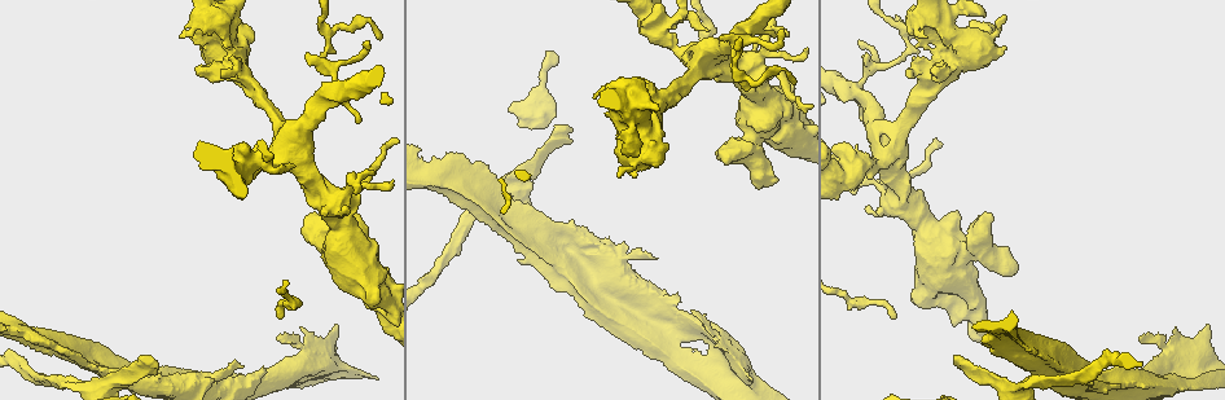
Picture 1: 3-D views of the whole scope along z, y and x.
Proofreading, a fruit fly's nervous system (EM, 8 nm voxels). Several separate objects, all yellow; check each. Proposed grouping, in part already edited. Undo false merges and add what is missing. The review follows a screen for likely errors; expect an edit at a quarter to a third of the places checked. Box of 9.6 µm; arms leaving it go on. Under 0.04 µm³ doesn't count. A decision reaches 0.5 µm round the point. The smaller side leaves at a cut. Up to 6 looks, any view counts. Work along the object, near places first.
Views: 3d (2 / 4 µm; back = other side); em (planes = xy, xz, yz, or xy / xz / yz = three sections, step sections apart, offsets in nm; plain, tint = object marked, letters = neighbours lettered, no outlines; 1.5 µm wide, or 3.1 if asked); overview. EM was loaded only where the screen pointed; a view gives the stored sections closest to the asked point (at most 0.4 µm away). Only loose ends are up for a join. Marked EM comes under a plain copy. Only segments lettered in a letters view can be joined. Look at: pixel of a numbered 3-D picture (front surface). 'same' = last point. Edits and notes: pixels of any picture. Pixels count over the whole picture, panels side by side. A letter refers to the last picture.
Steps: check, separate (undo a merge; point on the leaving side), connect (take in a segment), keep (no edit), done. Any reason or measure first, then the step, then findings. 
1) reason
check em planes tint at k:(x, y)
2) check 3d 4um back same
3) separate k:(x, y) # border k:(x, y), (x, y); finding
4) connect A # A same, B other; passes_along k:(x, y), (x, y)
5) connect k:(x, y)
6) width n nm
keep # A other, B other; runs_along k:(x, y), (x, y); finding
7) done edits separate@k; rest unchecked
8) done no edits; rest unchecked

branch stops here
check 3d 4um at 1:(157, 365)

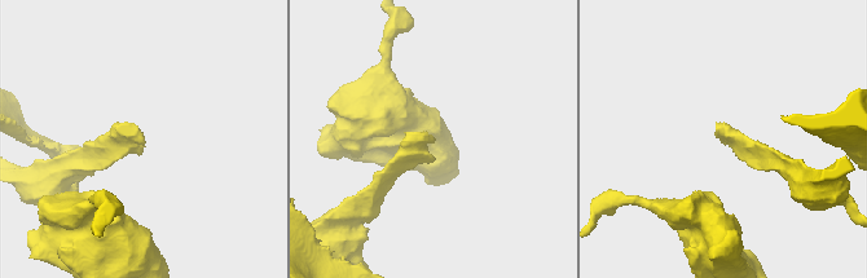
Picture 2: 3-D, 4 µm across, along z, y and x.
check em xz step 8 tint at 2:(433, 140)

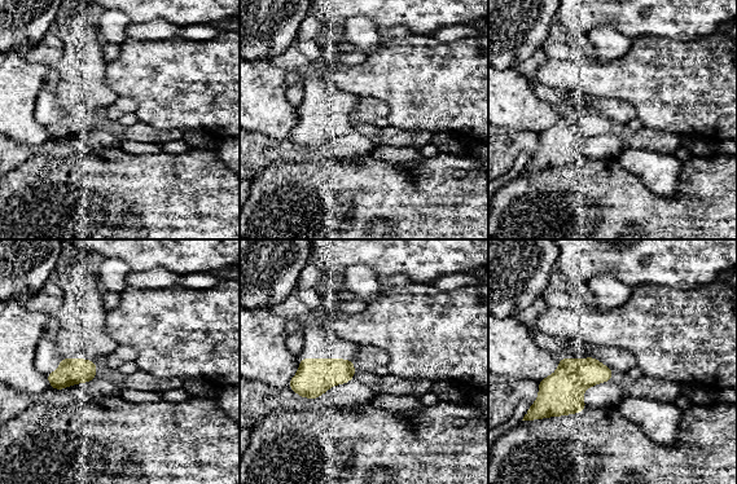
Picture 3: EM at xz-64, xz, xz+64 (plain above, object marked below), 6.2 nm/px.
cut it another way
check em planes letters same

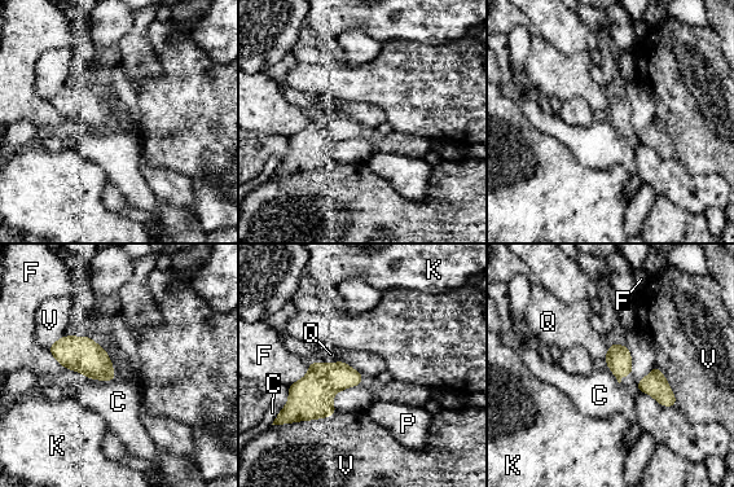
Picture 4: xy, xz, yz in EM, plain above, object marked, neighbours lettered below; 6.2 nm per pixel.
connect Q # C other, F other, K other, P other, Q same, V other; it goes on there

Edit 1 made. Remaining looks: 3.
check em xz step 8 letters at 1:(239, 365)

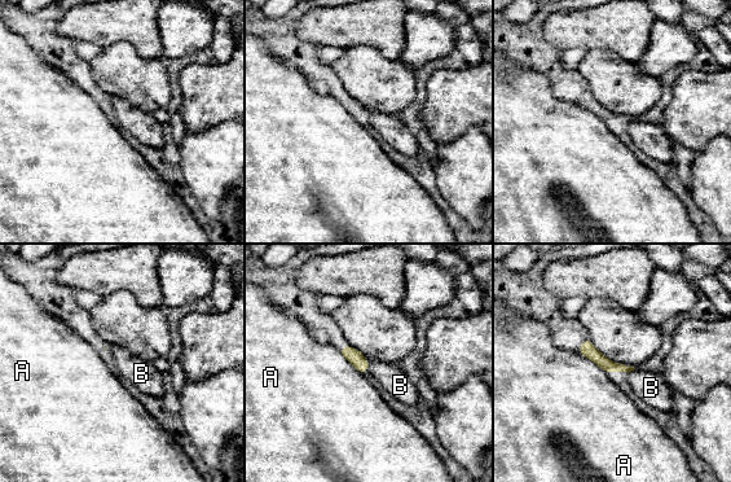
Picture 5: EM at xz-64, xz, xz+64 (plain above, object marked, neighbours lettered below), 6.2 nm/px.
cut it another way
check em planes letters same

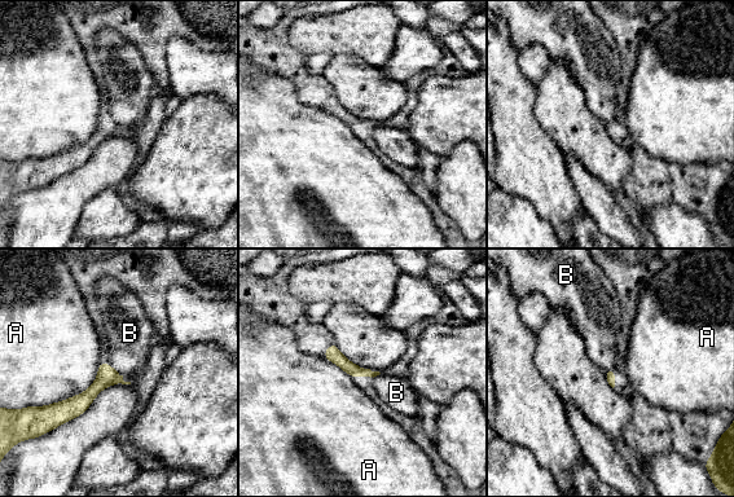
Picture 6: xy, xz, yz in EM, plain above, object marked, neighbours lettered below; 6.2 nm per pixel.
keep # A other, B other; no lettered segment goes on from it

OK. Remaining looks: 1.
done edits connect@4; rest unchecked

